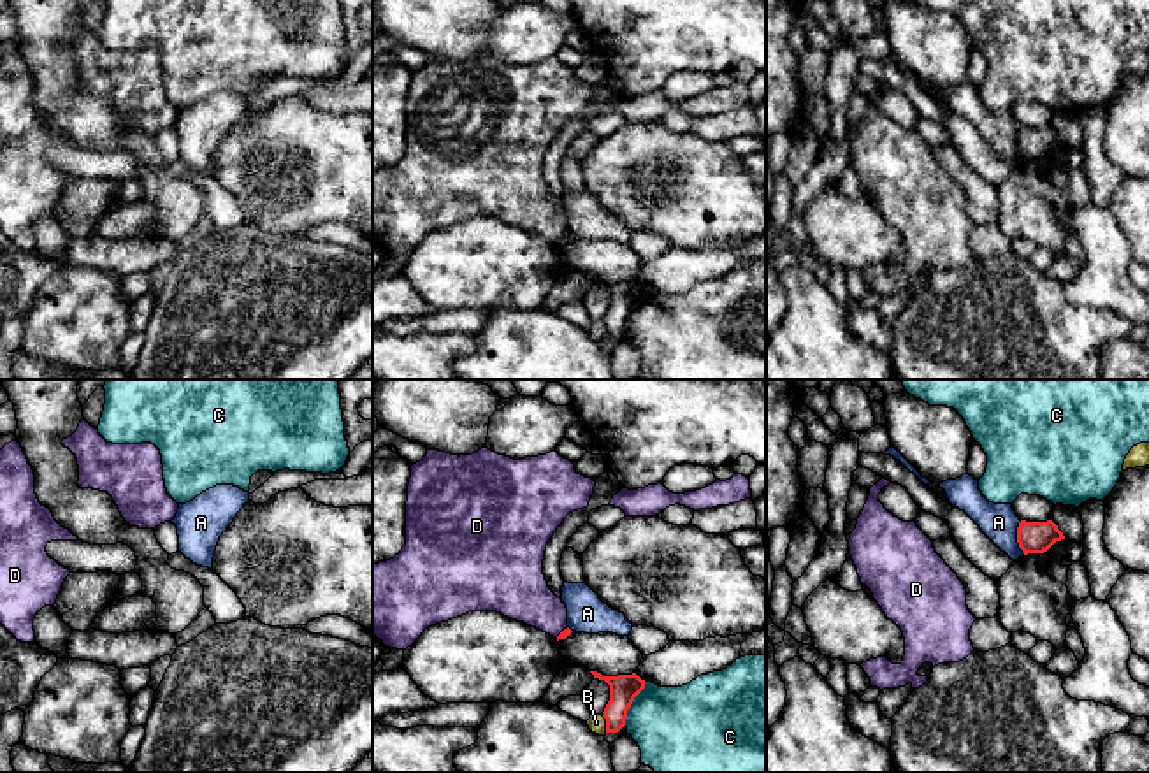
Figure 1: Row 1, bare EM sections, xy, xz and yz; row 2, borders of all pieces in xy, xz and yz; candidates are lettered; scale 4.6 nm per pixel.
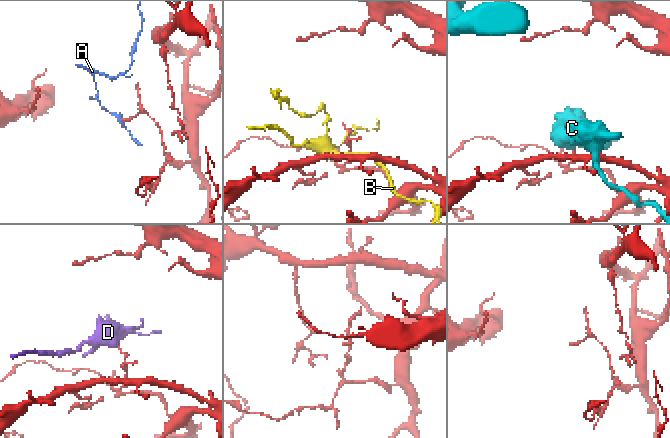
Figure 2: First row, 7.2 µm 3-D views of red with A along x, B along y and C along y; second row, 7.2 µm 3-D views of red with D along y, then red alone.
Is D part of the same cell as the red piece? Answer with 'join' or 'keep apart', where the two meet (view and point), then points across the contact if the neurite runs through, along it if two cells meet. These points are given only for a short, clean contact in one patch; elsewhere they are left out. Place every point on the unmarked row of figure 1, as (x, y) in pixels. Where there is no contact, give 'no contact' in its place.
keep apart | xz (563, 238) | along xz (568, 234), (556, 243)

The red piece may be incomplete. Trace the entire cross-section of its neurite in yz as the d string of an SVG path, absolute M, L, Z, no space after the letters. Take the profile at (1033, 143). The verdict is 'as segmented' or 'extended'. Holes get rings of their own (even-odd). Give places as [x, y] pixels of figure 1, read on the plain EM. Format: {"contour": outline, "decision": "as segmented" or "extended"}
{"contour": "M1021 126L1017 134L1017 149L1024 162L1044 160L1056 148L1065 146L1063 139L1052 126L1047 128L1026 128Z", "decision": "as segmented"}

